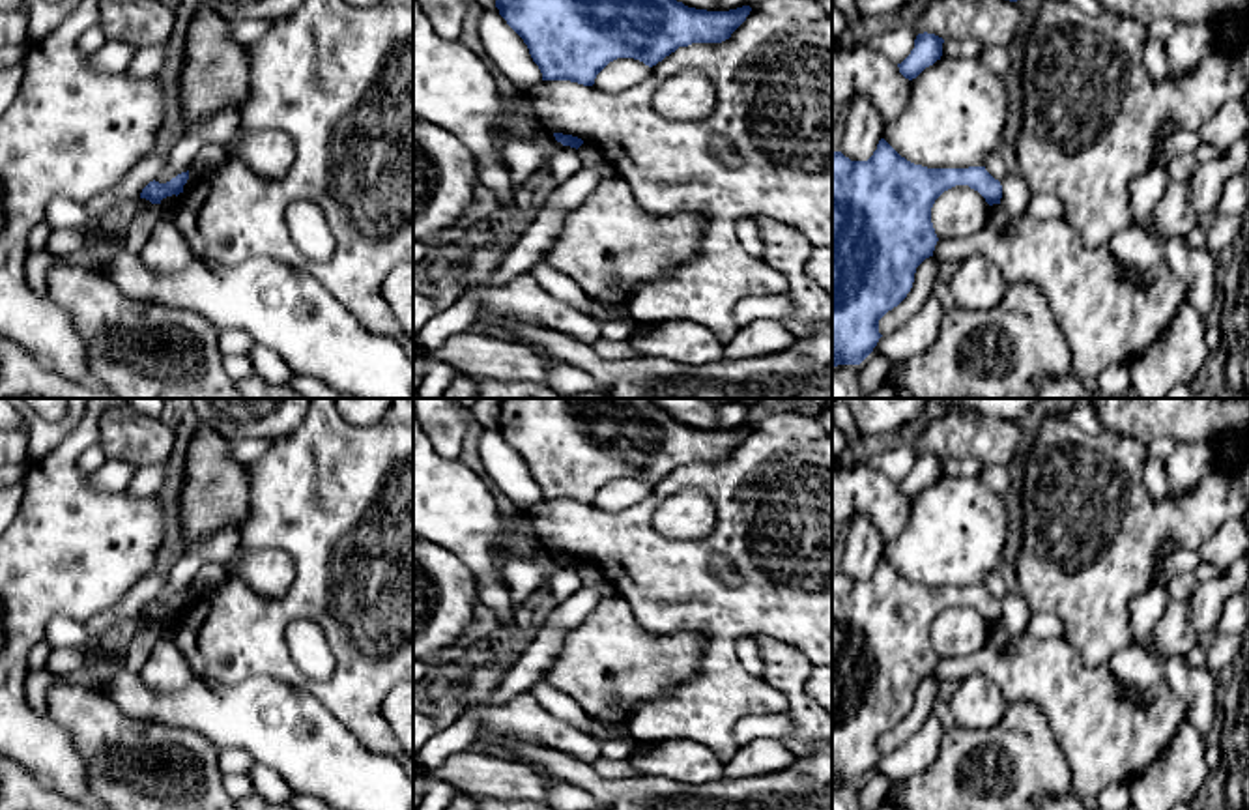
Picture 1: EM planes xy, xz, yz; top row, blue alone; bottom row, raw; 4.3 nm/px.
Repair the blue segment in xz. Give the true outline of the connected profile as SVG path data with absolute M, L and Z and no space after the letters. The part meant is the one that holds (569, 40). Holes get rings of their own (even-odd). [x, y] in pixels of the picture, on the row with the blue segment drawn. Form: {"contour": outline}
{"contour": "M495 0L499 15L524 39L542 80L593 86L596 75L617 58L653 67L679 47L722 43L746 21L752 7L707 11L677 0Z"}

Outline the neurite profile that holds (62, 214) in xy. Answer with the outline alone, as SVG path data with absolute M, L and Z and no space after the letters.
M62 195L54 196L47 204L43 223L47 223L50 230L80 228L86 234L84 247L92 247L97 241L108 238L108 221L97 226L90 226L90 213L86 211L86 206Z

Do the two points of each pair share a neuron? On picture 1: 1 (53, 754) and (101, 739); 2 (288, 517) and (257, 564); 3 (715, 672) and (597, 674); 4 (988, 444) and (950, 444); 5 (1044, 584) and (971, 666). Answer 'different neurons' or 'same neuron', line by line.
1: different neurons
2: different neurons
3: different neurons
4: same neuron
5: different neurons

